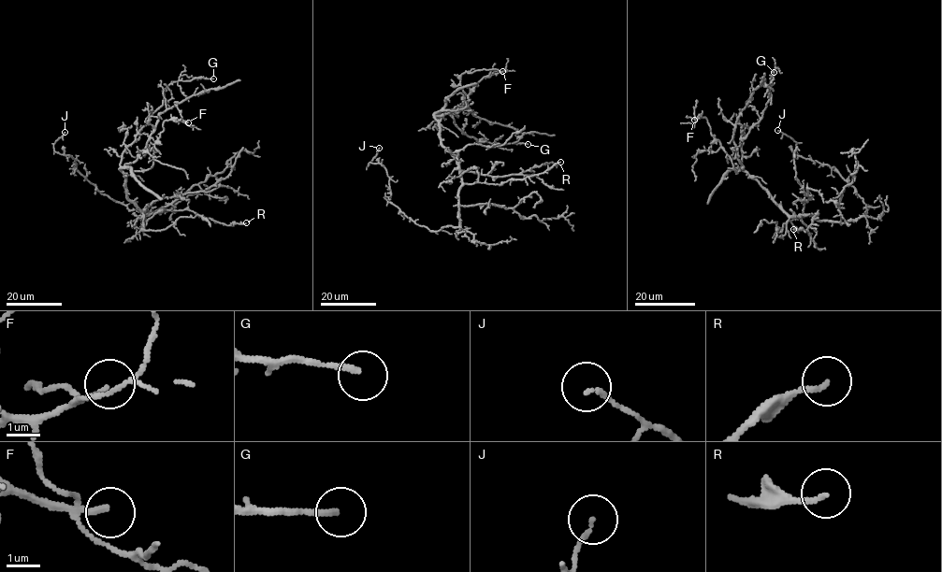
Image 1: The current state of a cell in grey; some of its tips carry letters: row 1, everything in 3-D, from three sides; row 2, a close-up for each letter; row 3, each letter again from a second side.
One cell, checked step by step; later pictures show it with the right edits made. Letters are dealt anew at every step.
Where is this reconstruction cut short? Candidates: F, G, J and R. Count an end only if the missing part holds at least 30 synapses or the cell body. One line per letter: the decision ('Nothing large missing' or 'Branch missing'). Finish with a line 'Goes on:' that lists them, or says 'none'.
F: Nothing large missing
G: Nothing large missing
J: Nothing large missing
R: Nothing large missing
Goes on: none

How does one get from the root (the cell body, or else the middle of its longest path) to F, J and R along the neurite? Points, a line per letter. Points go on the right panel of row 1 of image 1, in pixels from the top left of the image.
F: (801, 215), (789, 215), (754, 178), (740, 169), (736, 172), (707, 121), (694, 120)
J: (801, 215), (847, 222), (862, 217), (868, 207), (833, 167), (796, 156), (796, 143), (777, 130)
R: (801, 215), (809, 215), (817, 219), (816, 215), (805, 231), (793, 229)

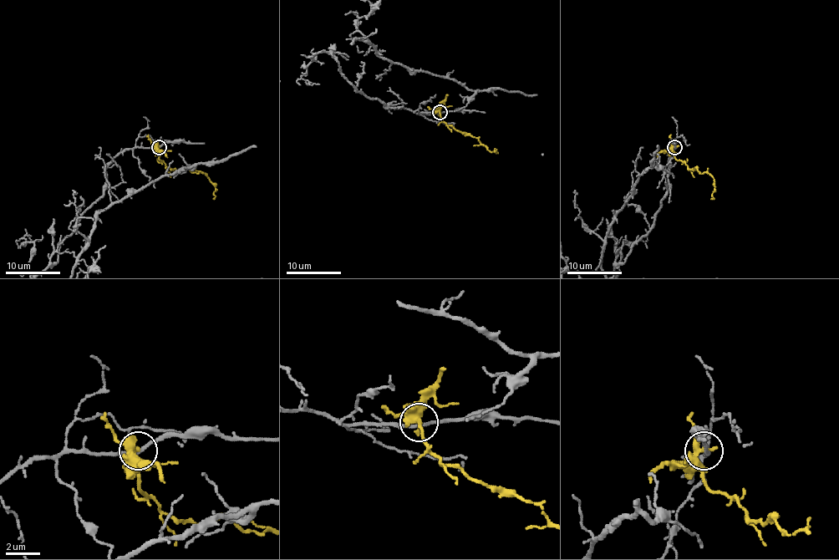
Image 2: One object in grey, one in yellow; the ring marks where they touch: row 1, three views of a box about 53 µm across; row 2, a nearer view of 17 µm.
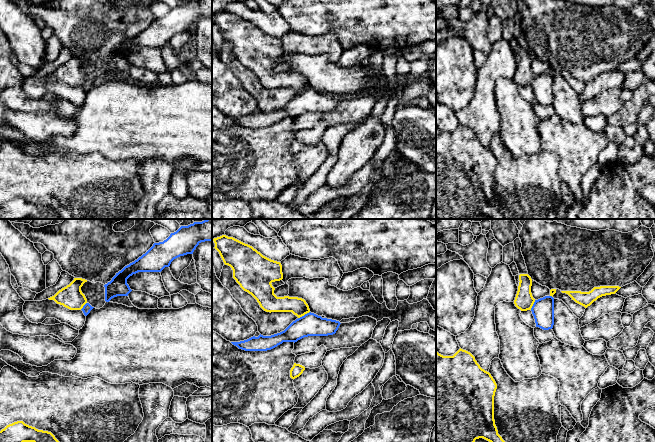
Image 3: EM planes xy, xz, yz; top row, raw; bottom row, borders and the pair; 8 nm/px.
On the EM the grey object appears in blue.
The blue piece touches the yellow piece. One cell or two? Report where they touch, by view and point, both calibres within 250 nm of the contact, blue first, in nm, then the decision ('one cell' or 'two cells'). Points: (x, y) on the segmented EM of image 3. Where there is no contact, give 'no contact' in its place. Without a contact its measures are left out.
contact xz (304, 315); calibres 180 and 140 nm; two cells

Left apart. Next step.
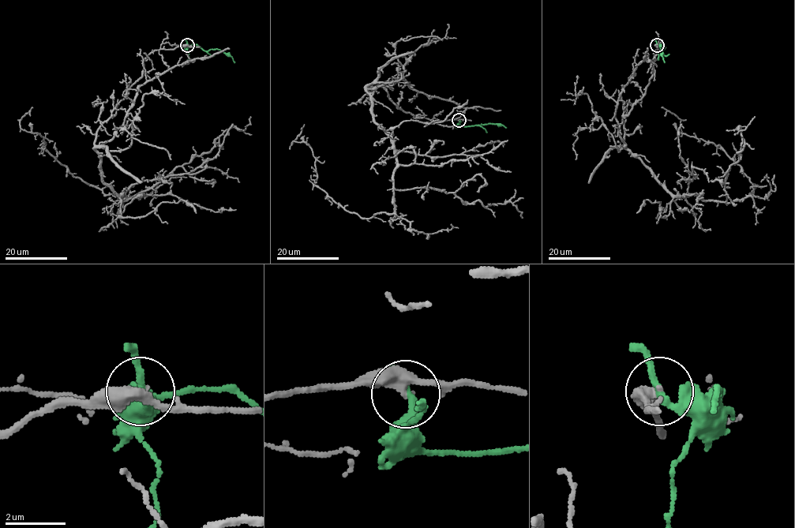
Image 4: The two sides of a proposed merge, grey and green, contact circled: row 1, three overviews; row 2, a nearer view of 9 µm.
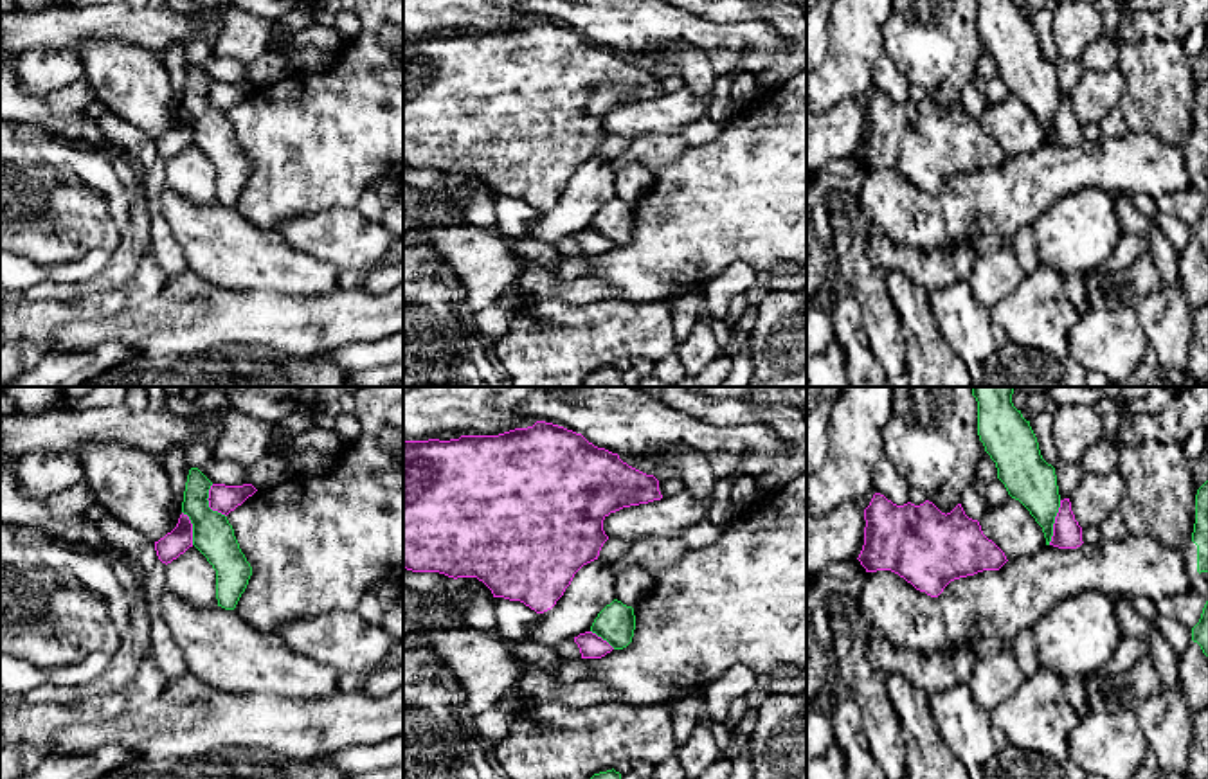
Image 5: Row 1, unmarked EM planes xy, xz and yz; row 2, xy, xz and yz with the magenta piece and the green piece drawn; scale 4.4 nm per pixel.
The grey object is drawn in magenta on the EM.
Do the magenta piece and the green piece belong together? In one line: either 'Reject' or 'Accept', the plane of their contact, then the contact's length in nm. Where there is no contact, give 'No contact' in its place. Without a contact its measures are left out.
Reject. Touches magenta in yz. Shared border 200 nm

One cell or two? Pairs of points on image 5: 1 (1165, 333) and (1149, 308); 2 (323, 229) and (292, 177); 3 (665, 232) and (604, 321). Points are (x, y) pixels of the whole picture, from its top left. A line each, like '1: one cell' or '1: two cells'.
1: one cell
2: two cells
3: two cells

